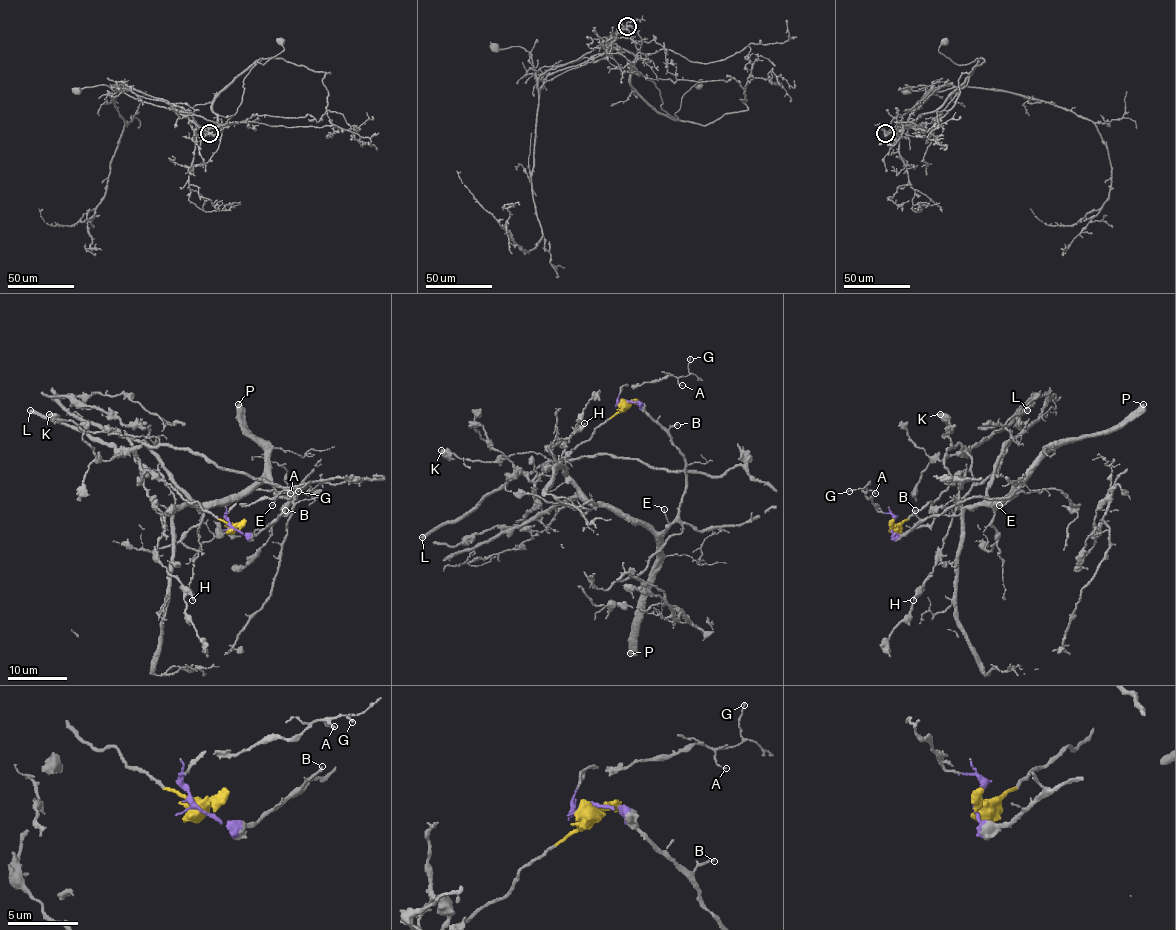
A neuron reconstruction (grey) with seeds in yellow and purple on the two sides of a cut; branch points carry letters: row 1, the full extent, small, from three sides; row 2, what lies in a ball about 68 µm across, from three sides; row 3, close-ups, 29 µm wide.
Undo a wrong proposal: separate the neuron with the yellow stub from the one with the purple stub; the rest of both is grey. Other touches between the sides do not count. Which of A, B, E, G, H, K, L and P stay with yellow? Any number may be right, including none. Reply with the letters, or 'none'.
H, K, L

